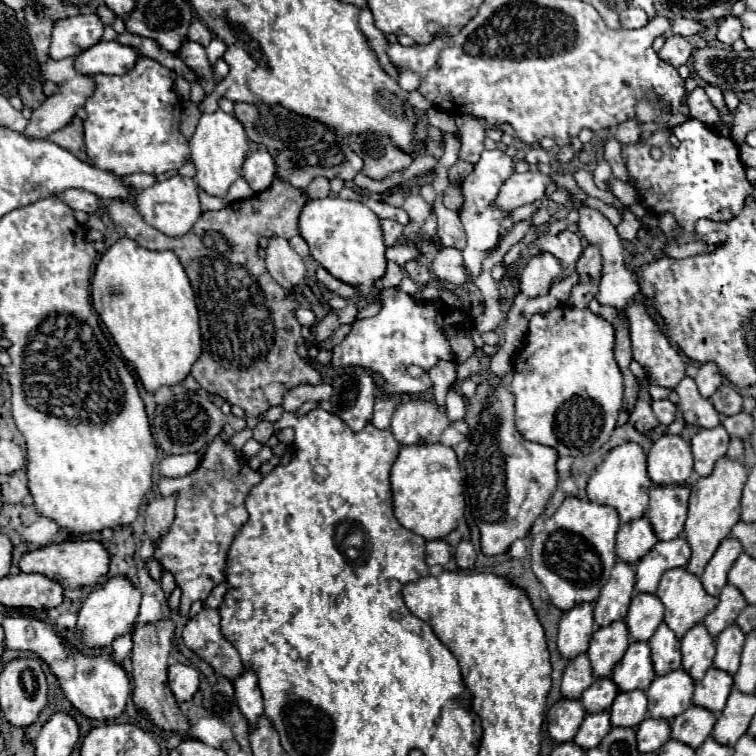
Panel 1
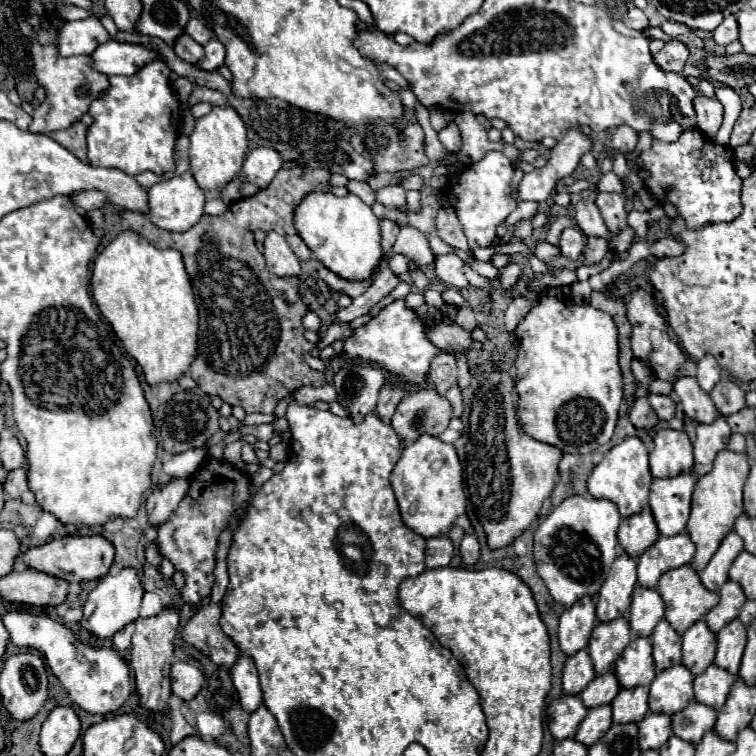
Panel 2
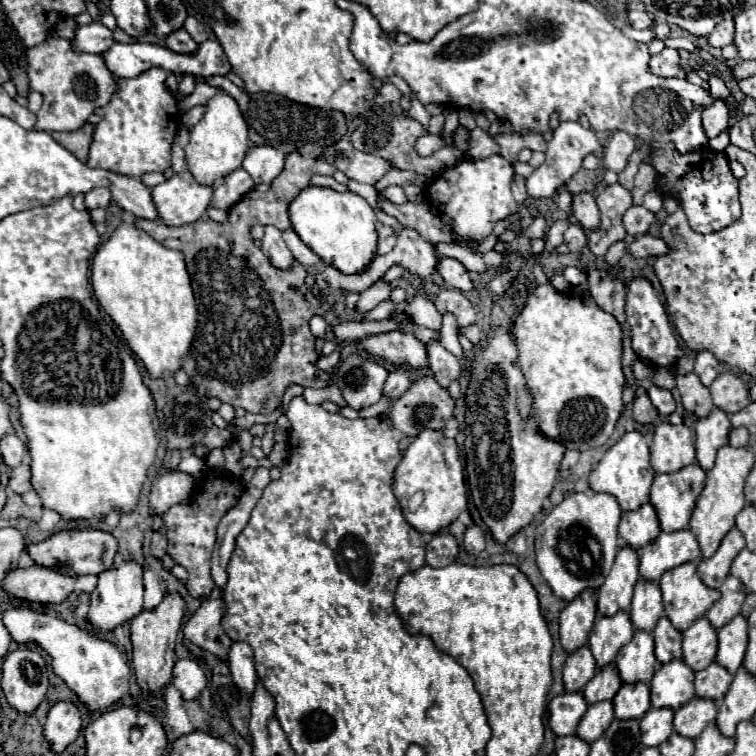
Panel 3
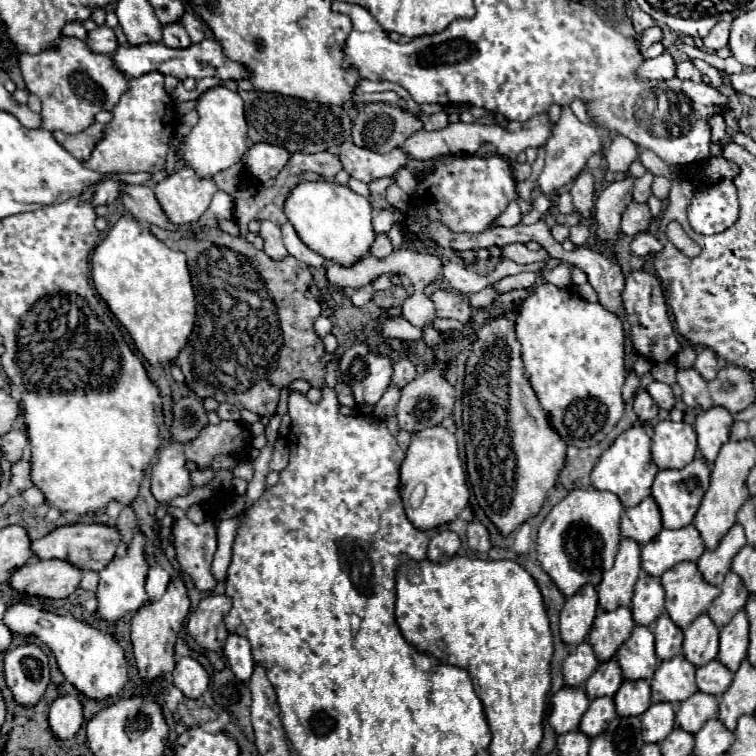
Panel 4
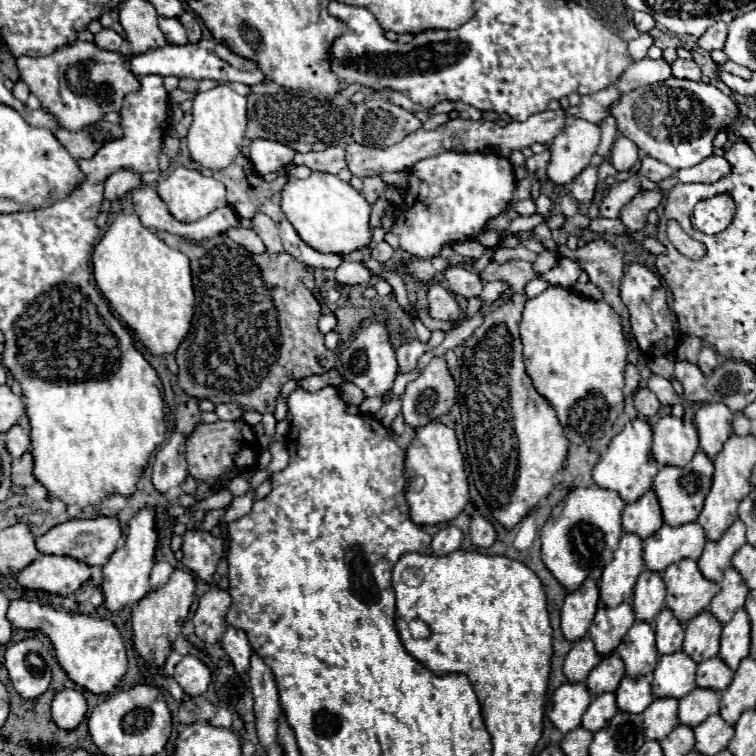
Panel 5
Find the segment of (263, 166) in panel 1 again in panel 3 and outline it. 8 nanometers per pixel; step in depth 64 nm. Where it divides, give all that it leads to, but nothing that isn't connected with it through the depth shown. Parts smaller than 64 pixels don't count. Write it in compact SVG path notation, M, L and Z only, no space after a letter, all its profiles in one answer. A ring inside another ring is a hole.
M254 146L244 158L244 170L256 184L270 184L284 168L284 152L272 146Z

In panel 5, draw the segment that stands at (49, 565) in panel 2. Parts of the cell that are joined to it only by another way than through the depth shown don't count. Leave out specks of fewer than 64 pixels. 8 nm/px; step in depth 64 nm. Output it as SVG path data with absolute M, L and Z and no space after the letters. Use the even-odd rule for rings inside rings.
M108 516L108 518L94 518L94 520L68 520L64 524L54 526L48 530L44 536L36 538L36 548L42 554L56 554L56 556L70 556L74 560L80 560L88 566L104 566L112 552L116 550L118 540L122 538L122 528L118 524L118 518Z

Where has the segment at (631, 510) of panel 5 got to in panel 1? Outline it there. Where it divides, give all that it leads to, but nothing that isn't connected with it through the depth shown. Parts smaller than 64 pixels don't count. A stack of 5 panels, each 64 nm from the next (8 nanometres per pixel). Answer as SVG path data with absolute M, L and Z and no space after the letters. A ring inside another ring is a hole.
M648 518L620 524L616 534L616 556L626 564L636 564L658 542Z

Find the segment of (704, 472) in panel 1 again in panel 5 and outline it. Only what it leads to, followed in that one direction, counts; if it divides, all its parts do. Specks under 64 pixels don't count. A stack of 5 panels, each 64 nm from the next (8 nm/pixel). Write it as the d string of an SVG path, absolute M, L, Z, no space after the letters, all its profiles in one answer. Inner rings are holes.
M710 402L698 408L694 422L700 436L700 450L708 454L708 458L714 458L724 442L732 434L732 420L734 414L728 410L726 404Z

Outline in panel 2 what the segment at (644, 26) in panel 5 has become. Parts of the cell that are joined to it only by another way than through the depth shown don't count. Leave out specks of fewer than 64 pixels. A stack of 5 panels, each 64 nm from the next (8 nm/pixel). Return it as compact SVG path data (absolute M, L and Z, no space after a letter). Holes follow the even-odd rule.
M630 8L630 10L624 14L622 22L624 22L628 28L634 28L634 30L644 30L644 28L648 28L648 16L646 16L644 10L640 10L640 8Z

